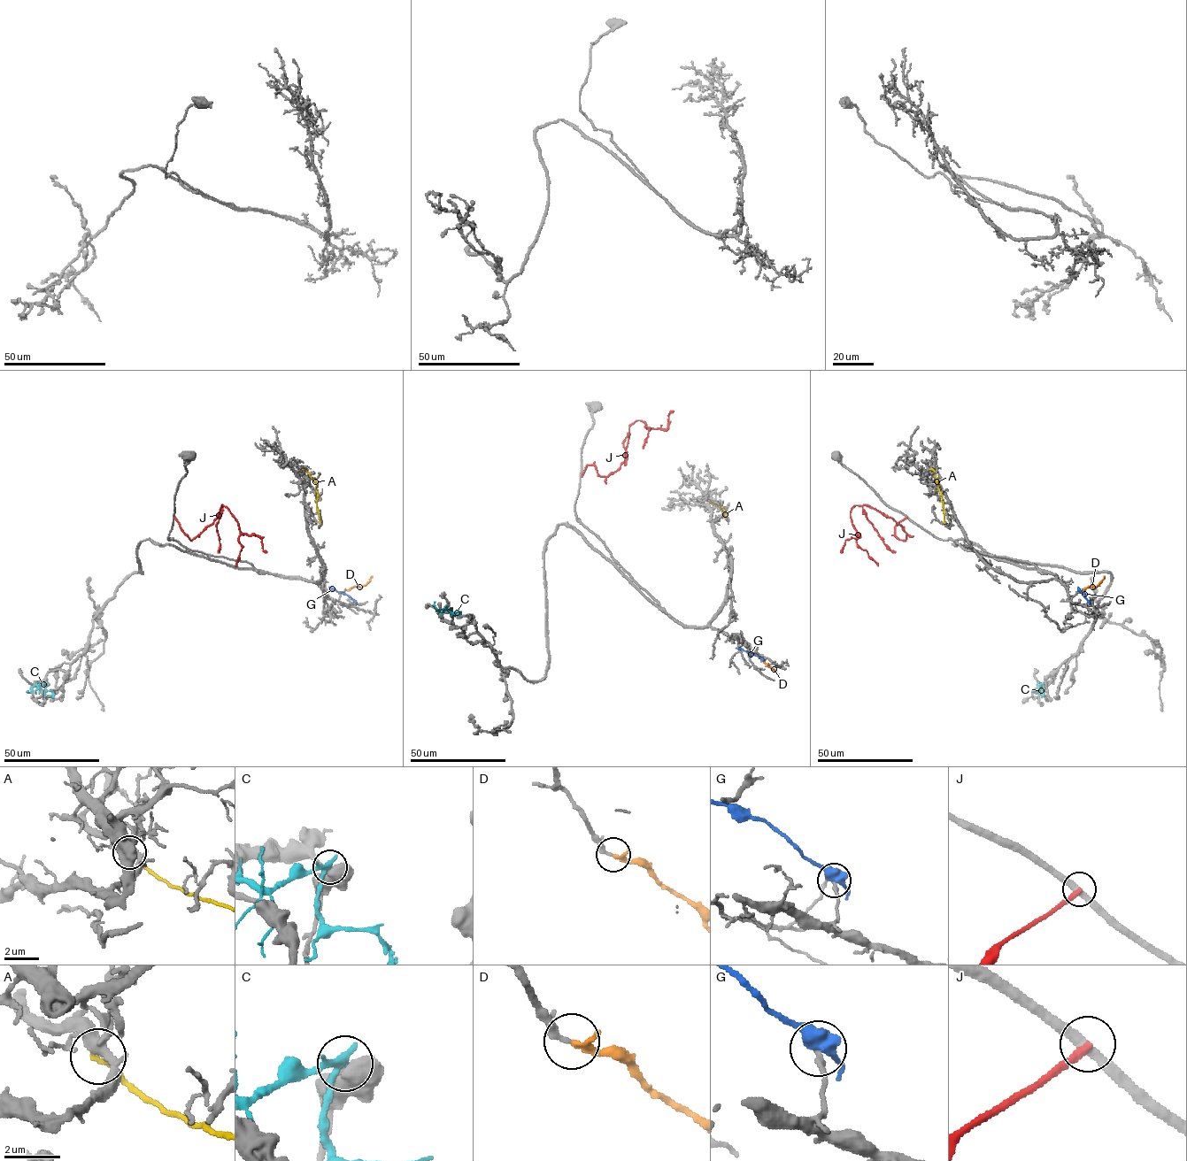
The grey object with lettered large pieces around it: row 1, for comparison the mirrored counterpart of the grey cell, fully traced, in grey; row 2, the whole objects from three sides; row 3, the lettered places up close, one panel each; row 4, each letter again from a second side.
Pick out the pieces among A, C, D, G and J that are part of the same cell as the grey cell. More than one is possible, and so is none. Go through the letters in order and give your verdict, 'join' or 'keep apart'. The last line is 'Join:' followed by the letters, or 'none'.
A: keep apart
C: keep apart
D: join
G: keep apart
J: keep apart
Join: D

